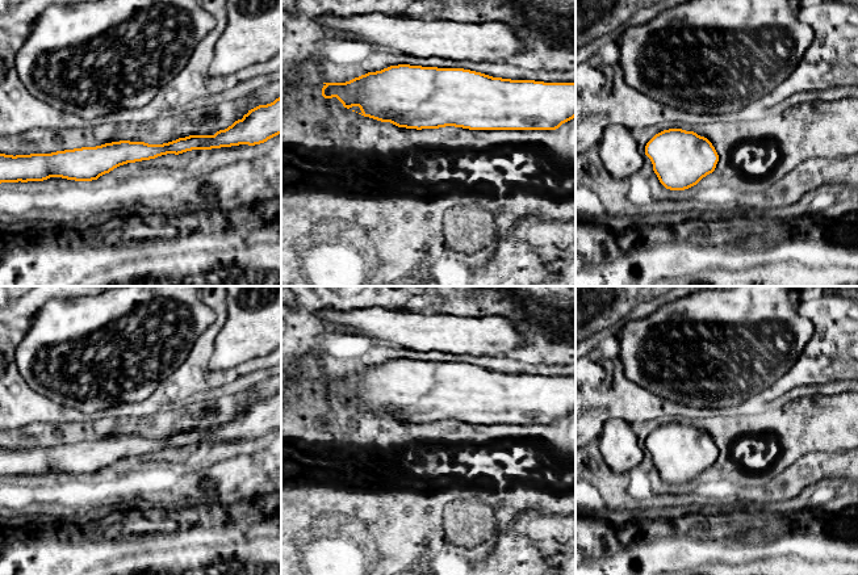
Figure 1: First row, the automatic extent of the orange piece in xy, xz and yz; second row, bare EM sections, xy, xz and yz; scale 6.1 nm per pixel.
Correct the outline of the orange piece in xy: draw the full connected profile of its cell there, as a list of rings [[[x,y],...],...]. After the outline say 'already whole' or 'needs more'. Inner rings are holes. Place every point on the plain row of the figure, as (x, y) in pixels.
[[[281,391],[248,404],[242,414],[214,429],[189,429],[163,438],[120,435],[51,448],[16,450],[0,448],[0,478],[43,475],[50,471],[92,475],[127,457],[192,444],[255,440],[279,428],[281,428]]]; already whole

